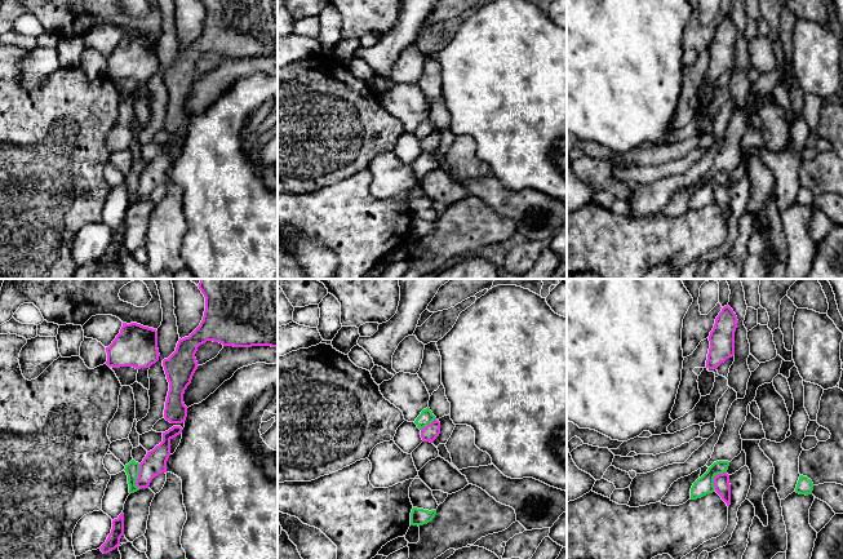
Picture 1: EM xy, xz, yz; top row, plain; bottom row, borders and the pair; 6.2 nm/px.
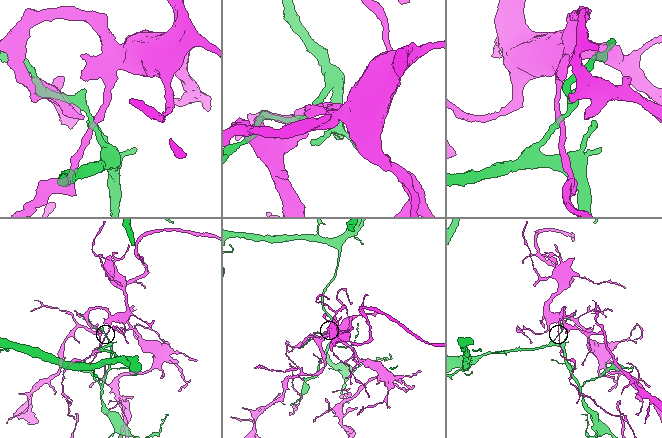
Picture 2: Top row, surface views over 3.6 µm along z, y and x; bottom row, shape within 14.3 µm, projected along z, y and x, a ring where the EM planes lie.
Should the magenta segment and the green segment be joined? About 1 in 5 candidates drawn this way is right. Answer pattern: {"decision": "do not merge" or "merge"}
{"decision": "do not merge"}

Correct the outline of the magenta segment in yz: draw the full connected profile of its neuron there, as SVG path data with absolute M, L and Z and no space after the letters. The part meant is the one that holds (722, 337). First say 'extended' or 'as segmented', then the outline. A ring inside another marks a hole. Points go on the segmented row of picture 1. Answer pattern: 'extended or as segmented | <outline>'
as segmented | M727 305L715 319L709 341L710 349L706 360L706 368L716 369L722 363L735 355L735 332L737 328L737 316Z

